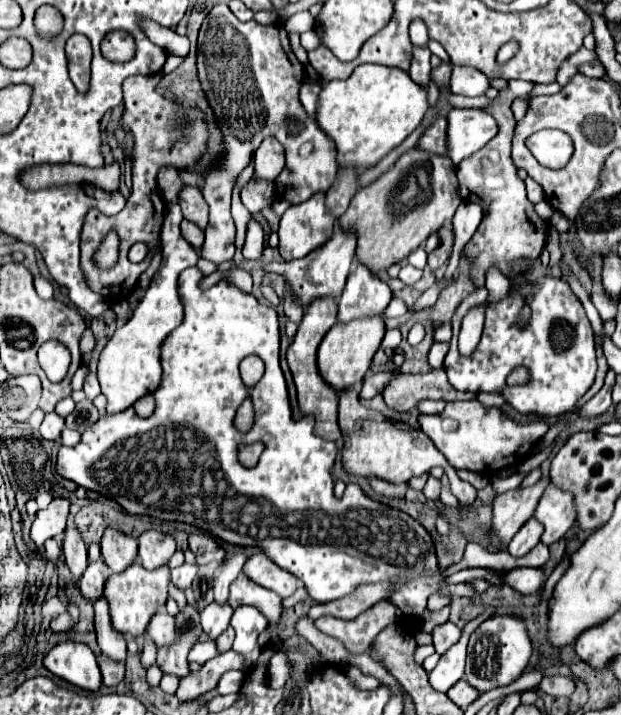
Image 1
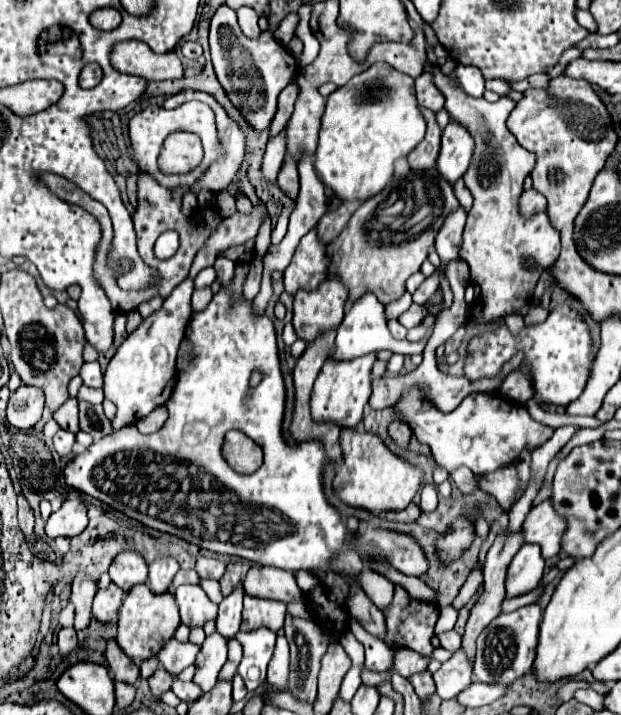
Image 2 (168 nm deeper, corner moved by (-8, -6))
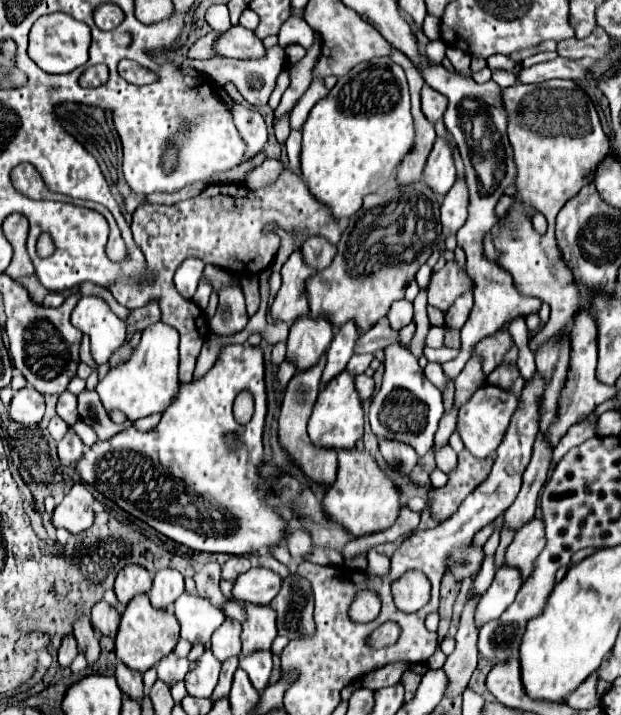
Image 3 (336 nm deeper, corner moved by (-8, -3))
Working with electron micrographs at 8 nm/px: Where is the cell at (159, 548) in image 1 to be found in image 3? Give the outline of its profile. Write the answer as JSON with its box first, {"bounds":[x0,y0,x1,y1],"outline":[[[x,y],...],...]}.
{"bounds":[149,568,185,610],"outline":[[[163,568],[153,578],[153,588],[149,592],[149,600],[155,608],[163,610],[163,608],[171,608],[175,598],[179,598],[179,594],[183,594],[183,592],[185,592],[185,586],[183,586],[181,572],[173,570],[173,568]]]}

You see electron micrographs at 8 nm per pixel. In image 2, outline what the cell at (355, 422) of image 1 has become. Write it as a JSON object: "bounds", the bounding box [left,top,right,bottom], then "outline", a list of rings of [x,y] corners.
{"bounds":[335,429,423,515],"outline":[[[341,429],[341,447],[343,447],[343,465],[335,475],[335,491],[339,499],[351,507],[369,509],[373,515],[389,509],[405,509],[415,493],[421,489],[423,471],[417,465],[395,455],[379,435],[359,433],[357,429]]]}

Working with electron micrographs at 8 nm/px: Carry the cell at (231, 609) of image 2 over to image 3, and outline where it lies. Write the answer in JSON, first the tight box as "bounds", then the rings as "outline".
{"bounds":[211,620,241,662],"outline":[[[225,620],[215,630],[215,634],[211,638],[211,652],[215,654],[215,658],[219,658],[219,662],[239,656],[239,652],[241,652],[239,634],[241,634],[241,624],[235,620]]]}

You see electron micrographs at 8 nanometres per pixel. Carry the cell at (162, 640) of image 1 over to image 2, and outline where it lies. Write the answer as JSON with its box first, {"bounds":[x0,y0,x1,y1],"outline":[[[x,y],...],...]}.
{"bounds":[157,637,199,673],"outline":[[[171,637],[171,641],[167,641],[167,645],[163,645],[163,649],[157,653],[157,657],[169,673],[181,673],[185,667],[195,663],[197,653],[199,653],[199,645],[195,645],[191,641],[181,643],[175,637]]]}

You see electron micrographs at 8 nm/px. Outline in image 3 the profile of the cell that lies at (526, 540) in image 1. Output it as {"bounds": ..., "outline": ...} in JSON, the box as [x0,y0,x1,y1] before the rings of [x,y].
{"bounds":[475,566,521,628],"outline":[[[503,566],[497,570],[489,590],[481,596],[475,608],[475,622],[477,628],[483,628],[487,622],[499,618],[509,604],[513,604],[519,588],[521,588],[521,574],[511,566]]]}

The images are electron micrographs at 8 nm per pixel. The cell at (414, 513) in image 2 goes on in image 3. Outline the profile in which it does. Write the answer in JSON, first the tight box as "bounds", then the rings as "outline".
{"bounds":[379,508,419,544],"outline":[[[401,508],[401,514],[399,518],[395,520],[395,524],[383,532],[379,532],[379,538],[381,538],[381,544],[387,544],[387,542],[395,542],[399,536],[405,536],[405,534],[411,534],[419,524],[419,514],[417,512],[411,512],[409,508]]]}

